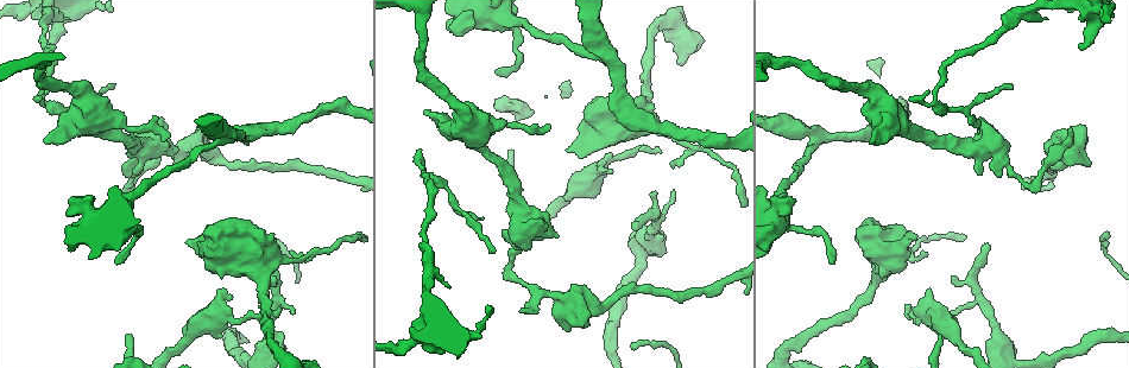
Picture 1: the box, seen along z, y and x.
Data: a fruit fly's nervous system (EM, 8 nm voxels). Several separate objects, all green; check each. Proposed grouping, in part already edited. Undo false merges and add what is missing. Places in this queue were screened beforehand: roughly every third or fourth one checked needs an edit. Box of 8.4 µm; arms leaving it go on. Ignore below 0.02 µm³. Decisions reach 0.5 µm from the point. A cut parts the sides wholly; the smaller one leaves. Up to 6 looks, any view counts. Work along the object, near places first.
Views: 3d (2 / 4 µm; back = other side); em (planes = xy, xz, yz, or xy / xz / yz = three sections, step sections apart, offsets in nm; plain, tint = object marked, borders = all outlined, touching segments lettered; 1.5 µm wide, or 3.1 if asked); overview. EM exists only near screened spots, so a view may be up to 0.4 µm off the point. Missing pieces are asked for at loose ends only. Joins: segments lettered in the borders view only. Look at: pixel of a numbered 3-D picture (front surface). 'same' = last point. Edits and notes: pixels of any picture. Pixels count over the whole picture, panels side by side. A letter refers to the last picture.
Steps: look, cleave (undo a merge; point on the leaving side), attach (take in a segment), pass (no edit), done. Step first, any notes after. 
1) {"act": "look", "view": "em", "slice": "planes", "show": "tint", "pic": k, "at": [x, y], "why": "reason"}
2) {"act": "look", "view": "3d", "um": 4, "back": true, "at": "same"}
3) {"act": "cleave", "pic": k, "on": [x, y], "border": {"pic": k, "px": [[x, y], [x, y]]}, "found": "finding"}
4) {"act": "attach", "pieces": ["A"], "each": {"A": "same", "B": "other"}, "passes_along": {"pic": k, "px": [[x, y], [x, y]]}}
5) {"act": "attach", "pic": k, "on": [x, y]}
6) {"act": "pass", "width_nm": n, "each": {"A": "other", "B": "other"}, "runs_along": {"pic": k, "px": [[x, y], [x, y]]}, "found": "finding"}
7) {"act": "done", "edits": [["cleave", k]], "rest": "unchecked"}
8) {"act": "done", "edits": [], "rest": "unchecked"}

{"act": "look", "view": "3d", "um": 2, "pic": 1, "at": [545, 127], "why": "thin end"}

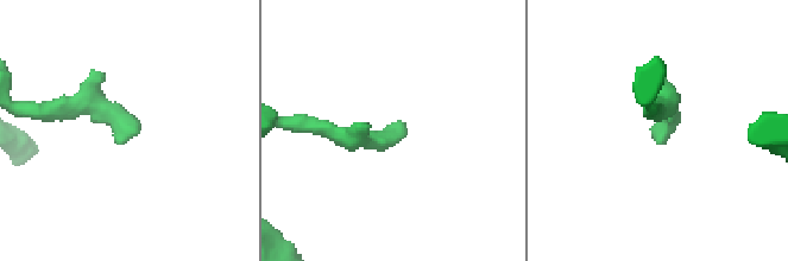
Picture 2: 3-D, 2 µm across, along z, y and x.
{"act": "look", "view": "em", "slice": "planes", "show": "borders", "pic": 2, "at": [122, 144]}

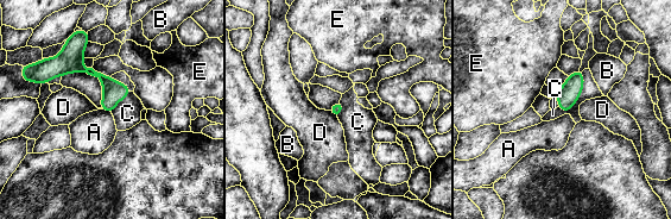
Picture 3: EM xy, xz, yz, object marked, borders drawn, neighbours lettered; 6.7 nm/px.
{"act": "pass", "longest_contact_nm": ["C", 320], "each": {"A": "other", "B": "other", "C": "other", "D": "other", "E": "other"}, "border": {"pic": 3, "px": [[101, 108], [111, 113]]}, "found": "no lettered segment goes on from it"}

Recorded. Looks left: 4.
{"act": "look", "view": "3d", "um": 2, "pic": 1, "at": [184, 242], "why": "free end"}

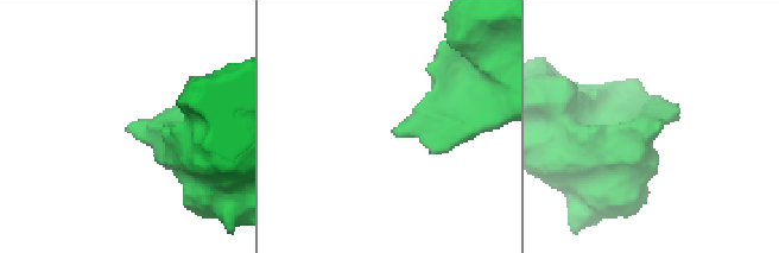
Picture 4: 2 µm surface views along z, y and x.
{"act": "look", "view": "em", "slice": "xz", "step": 4, "show": "borders", "pic": 4, "at": [660, 125]}

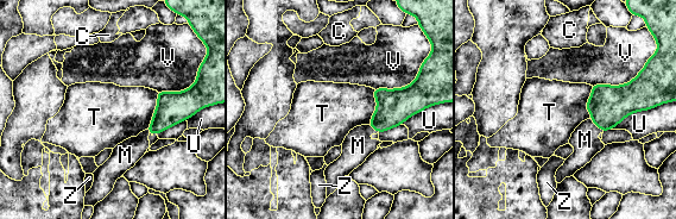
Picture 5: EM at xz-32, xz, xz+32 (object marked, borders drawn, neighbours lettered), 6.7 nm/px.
{"act": "attach", "pieces": ["M"], "longest_contact_nm": ["V", 340], "each": {"C": "other", "M": "same", "T": "other", "U": "other", "V": "other", "Z": "other"}, "passes_along": {"pic": 5, "px": [[610, 105], [596, 125], [585, 139]]}, "found": "it goes on there"}

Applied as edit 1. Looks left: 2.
{"act": "look", "view": "em", "slice": "xy", "step": 8, "show": "borders", "pic": 1, "at": [989, 248]}

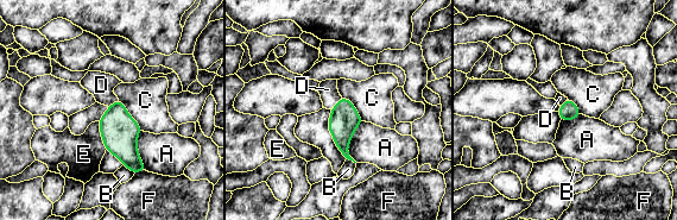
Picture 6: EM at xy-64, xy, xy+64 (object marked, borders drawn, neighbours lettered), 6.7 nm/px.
{"act": "look", "view": "em", "slice": "planes", "show": "borders", "at": "same", "why": "another direction"}

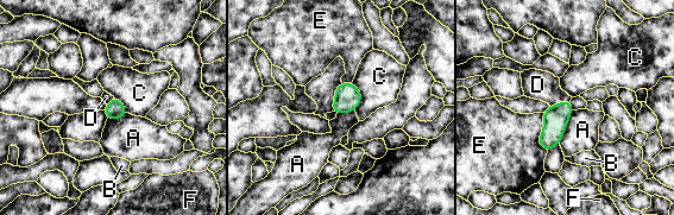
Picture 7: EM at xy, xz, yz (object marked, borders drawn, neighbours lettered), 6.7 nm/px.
{"act": "attach", "pieces": ["D"], "each": {"A": "other", "B": "other", "C": "other", "D": "same", "E": "other", "F": "other"}, "passes_along": {"pic": 7, "px": [[555, 119], [559, 102], [537, 84]]}, "found": "the neuron continues"}

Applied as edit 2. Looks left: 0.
{"act": "done", "edits": [["attach", 5], ["attach", 7]], "rest": "unchecked"}

